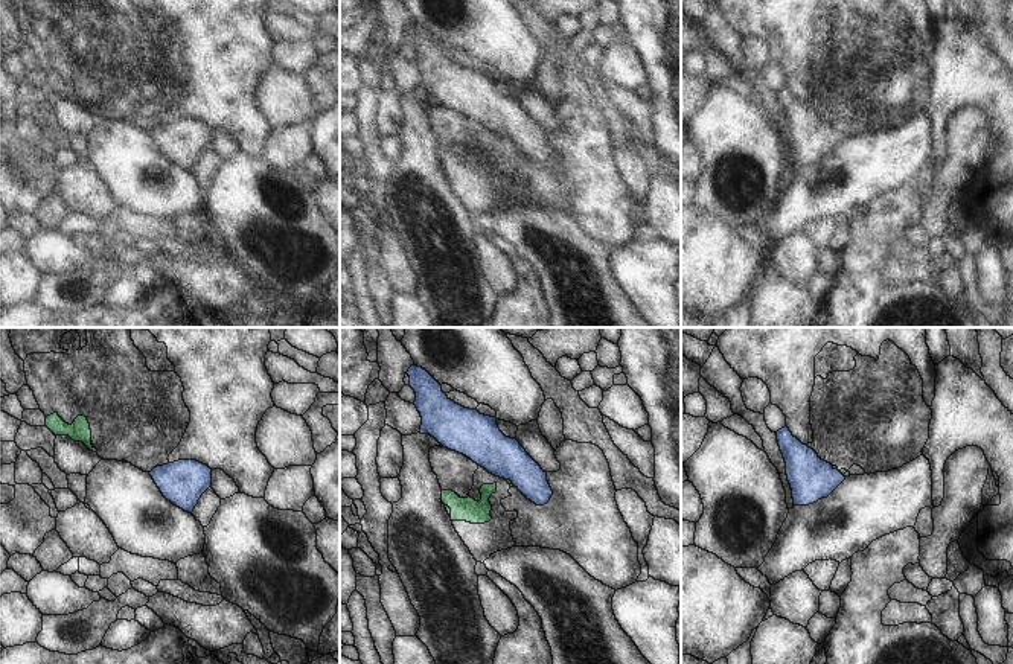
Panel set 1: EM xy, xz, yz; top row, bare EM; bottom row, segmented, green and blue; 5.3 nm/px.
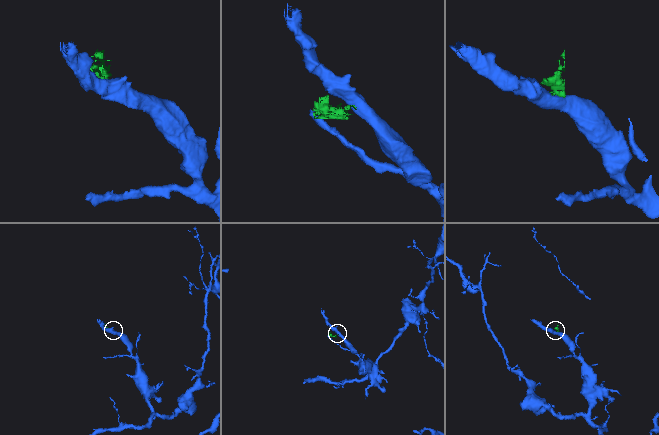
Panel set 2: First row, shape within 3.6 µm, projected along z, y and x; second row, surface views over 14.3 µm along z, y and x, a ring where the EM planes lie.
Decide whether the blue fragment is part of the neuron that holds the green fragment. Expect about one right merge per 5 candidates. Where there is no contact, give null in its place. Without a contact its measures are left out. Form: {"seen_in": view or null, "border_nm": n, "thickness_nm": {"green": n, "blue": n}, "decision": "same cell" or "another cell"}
{"seen_in": "xz", "border_nm": 70, "thickness_nm": {"green": 20, "blue": 220}, "decision": "another cell"}

